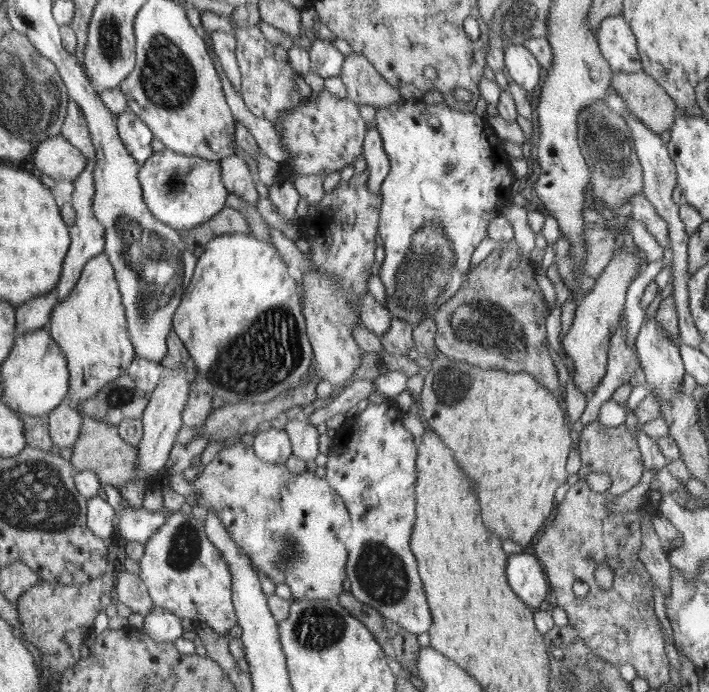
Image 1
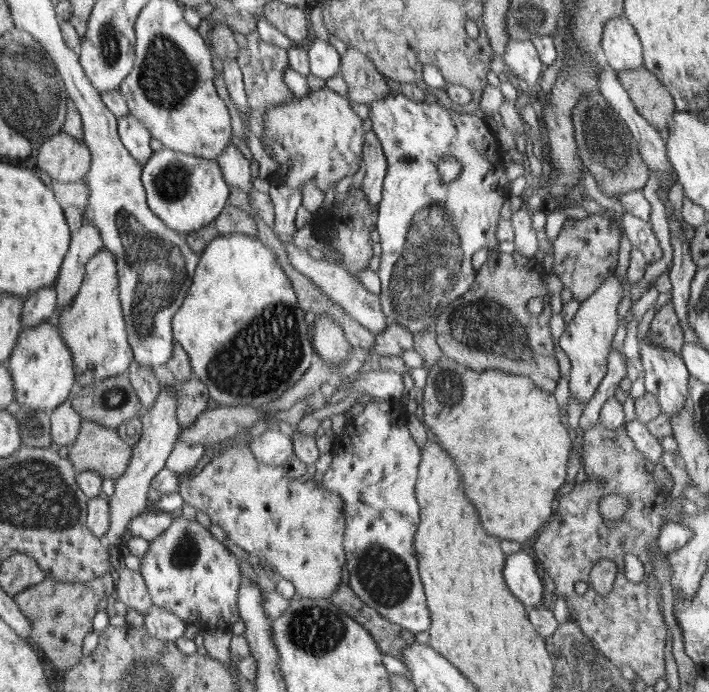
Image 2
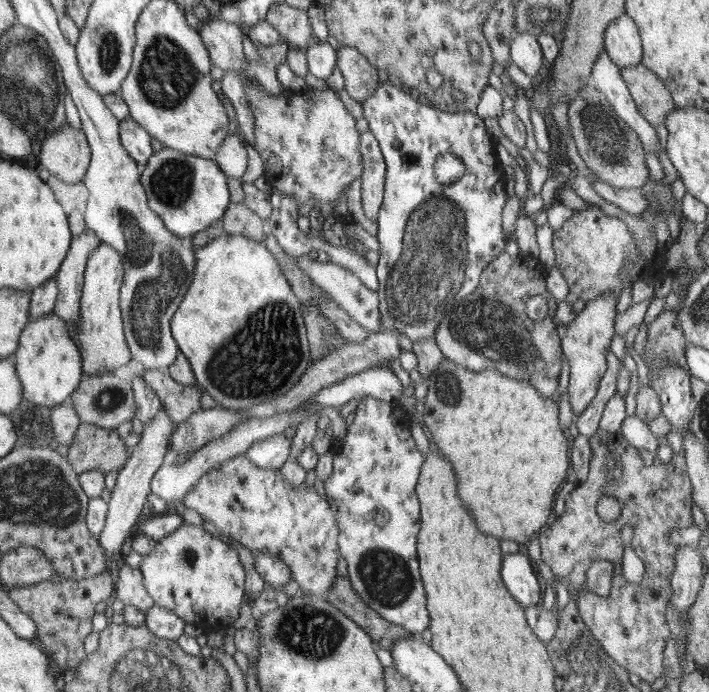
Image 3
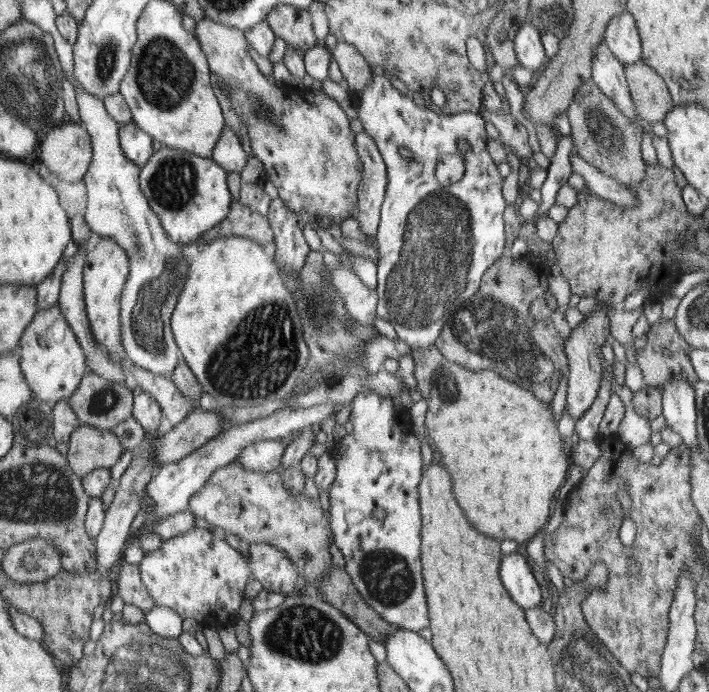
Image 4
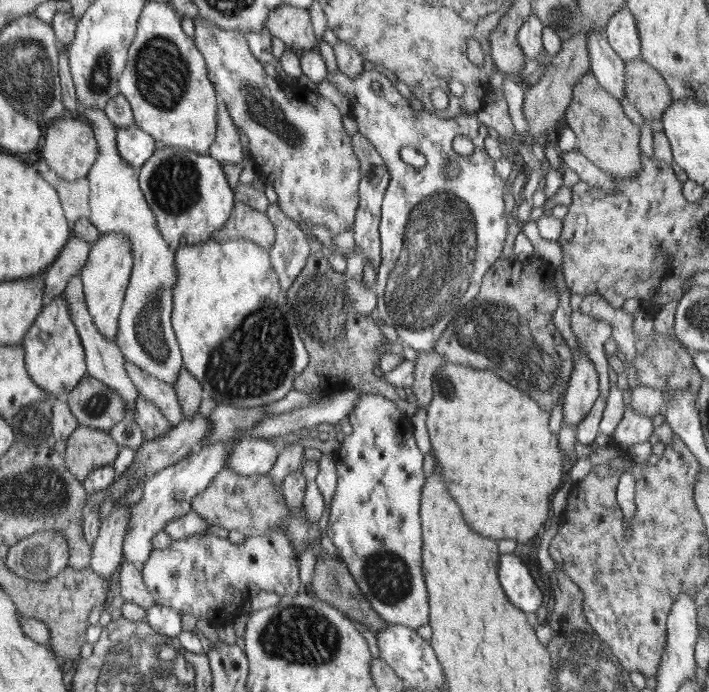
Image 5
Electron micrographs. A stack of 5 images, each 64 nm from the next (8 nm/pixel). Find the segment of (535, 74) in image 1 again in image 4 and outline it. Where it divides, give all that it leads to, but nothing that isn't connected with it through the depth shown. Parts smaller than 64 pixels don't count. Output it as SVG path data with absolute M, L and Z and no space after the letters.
M524 22L515 36L515 53L524 70L534 72L546 62L541 33L534 23Z

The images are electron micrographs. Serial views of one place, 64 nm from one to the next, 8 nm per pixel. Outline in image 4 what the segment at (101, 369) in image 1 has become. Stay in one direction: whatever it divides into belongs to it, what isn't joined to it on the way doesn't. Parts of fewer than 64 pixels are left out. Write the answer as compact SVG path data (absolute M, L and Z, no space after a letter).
M97 239L89 249L83 268L83 293L94 338L107 348L113 359L120 362L127 356L122 343L122 292L130 277L130 268L130 258L124 248L114 240L104 239Z

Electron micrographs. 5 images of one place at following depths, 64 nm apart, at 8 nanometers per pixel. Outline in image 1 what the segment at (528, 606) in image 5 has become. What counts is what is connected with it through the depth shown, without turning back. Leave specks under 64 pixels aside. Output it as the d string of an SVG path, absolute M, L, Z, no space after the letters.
M525 550L512 554L512 564L508 564L508 580L512 580L512 588L524 596L524 602L534 608L542 608L542 600L548 592L548 582L544 580L542 568L534 554Z

